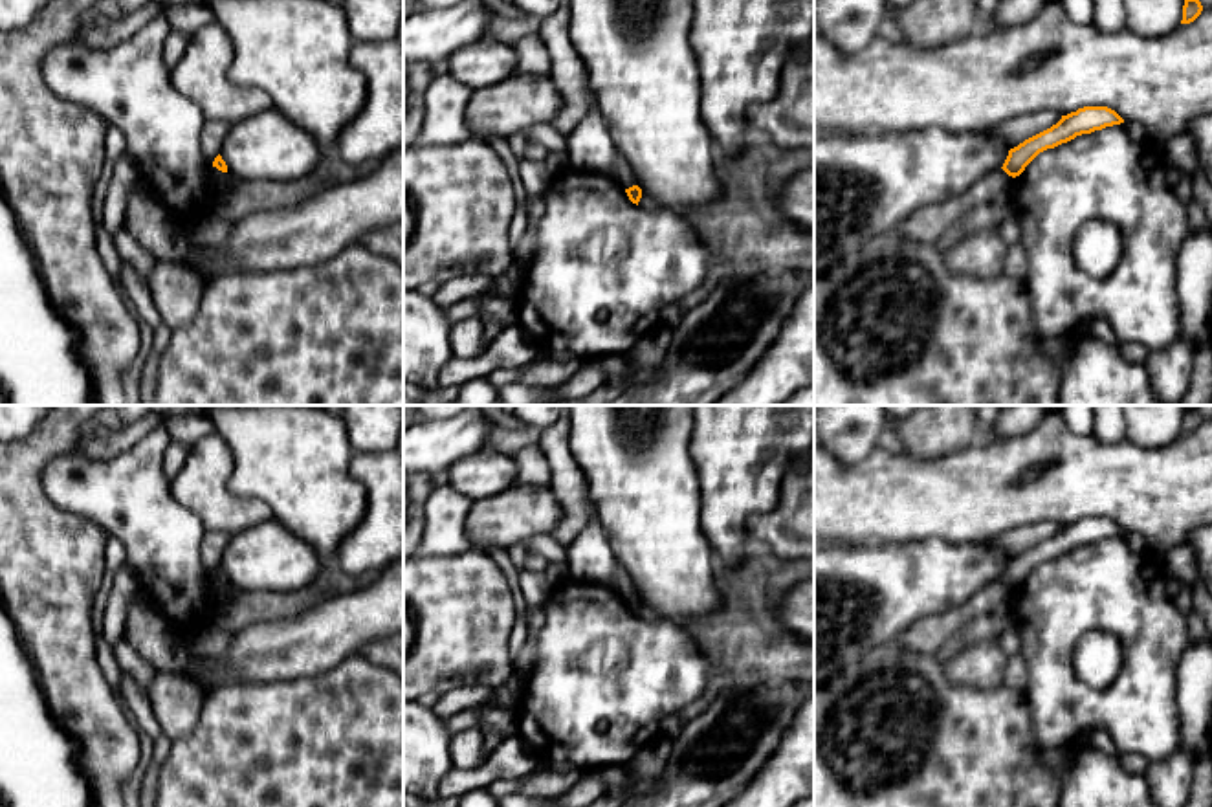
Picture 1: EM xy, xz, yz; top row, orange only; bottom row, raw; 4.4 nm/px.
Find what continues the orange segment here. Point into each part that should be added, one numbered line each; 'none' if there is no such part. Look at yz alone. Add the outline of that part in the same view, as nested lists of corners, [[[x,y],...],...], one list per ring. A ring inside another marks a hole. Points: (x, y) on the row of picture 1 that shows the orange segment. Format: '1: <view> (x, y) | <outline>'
none

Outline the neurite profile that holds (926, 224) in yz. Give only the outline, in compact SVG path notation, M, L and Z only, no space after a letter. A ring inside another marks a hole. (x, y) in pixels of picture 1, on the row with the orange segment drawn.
M1003 169L986 172L964 194L913 211L898 226L898 231L909 240L933 244L955 220L966 216L972 209L979 205L997 209L1003 205L1010 185L1012 176Z

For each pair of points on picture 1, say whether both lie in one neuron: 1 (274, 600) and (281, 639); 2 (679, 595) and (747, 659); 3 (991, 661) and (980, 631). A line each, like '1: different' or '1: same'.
1: different
2: different
3: different

